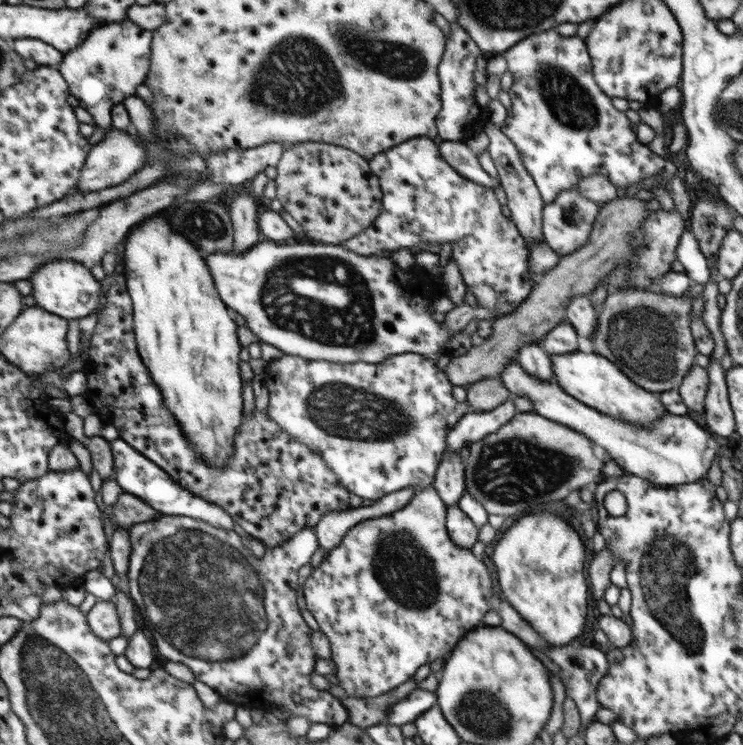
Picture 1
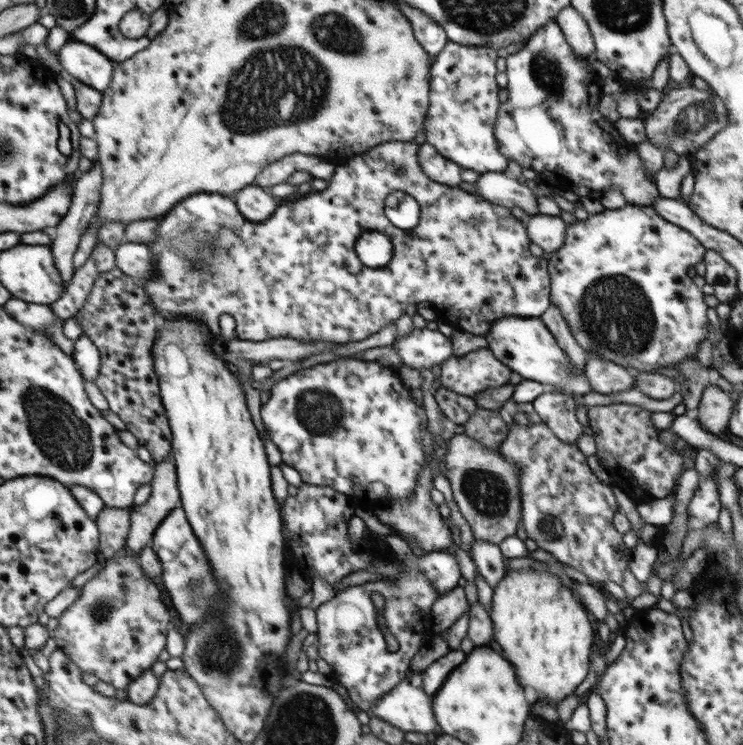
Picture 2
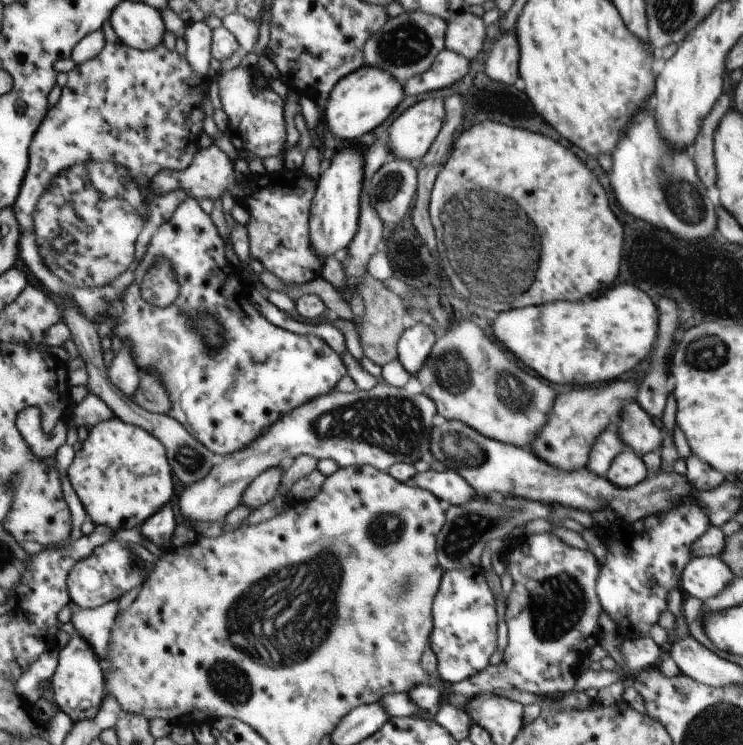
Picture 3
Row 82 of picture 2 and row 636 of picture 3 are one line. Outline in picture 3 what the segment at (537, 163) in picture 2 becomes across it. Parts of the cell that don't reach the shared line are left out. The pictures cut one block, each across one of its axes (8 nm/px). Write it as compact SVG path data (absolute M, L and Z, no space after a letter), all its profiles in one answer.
M552 533L533 534L531 536L516 535L516 540L512 542L507 553L504 556L505 566L513 580L513 587L510 594L507 596L507 607L505 610L505 622L508 626L508 645L505 648L502 661L498 665L488 665L485 669L482 669L480 673L472 675L469 679L454 683L447 687L443 691L443 700L448 705L452 705L461 709L466 707L466 702L472 697L480 695L481 693L495 692L495 691L512 691L518 689L519 691L532 692L532 694L540 694L548 696L549 698L555 698L556 696L562 696L565 693L569 693L575 690L575 684L577 677L581 674L581 665L587 662L586 654L592 647L600 644L602 630L598 623L598 617L600 616L603 608L601 607L598 595L596 594L596 579L600 572L600 564L594 554L587 550L581 550L572 547L564 543L557 535Z

